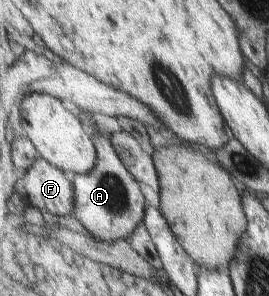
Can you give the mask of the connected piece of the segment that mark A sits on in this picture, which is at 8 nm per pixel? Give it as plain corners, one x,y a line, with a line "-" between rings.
97,129
92,135
98,148
98,164
90,174
74,174
75,217
98,240
106,244
116,244
120,240
129,240
136,228
144,222
148,206
141,184
126,168
123,160
114,148
112,137

